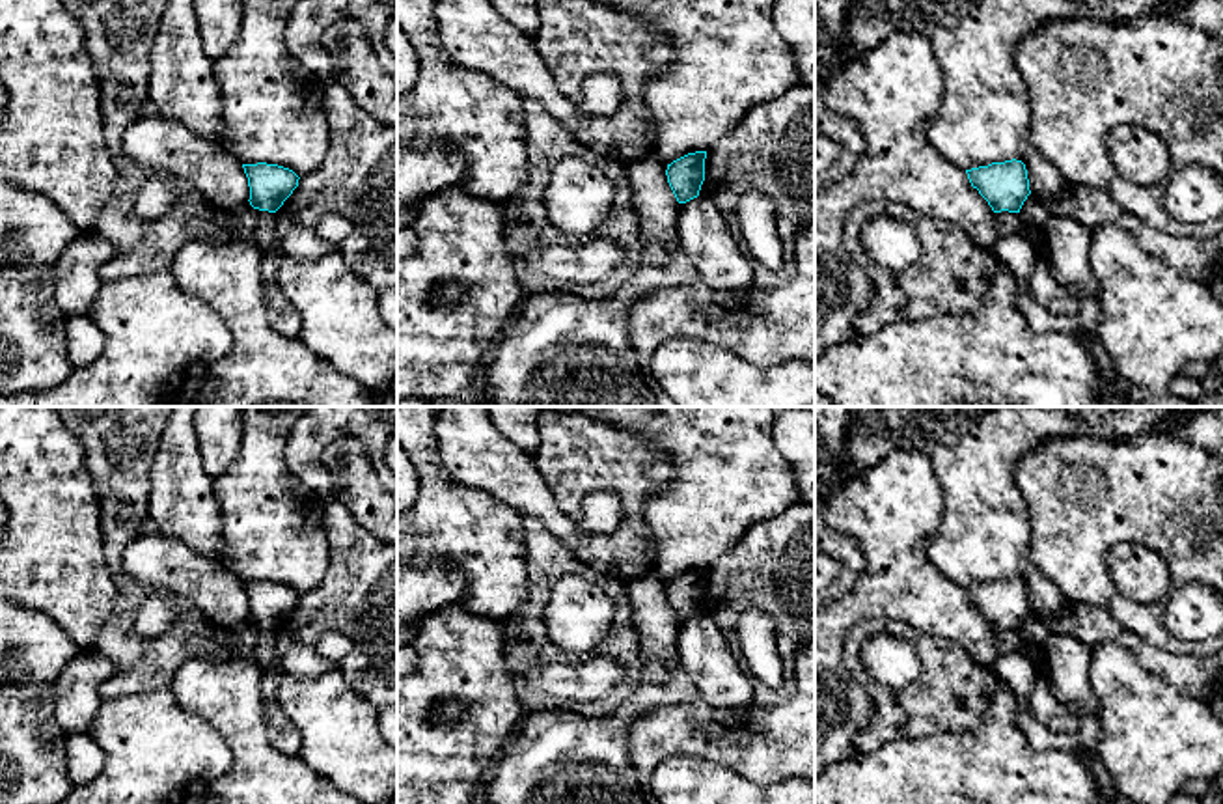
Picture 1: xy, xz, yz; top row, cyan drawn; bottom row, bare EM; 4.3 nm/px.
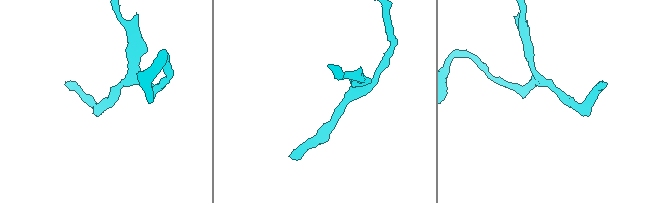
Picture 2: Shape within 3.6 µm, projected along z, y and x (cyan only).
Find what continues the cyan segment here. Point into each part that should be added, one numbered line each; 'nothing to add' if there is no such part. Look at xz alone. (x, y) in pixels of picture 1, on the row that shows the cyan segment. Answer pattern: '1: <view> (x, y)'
nothing to add

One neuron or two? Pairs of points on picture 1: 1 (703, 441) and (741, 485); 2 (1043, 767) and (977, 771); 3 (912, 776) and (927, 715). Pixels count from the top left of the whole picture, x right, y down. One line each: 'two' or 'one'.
1: one
2: one
3: two

